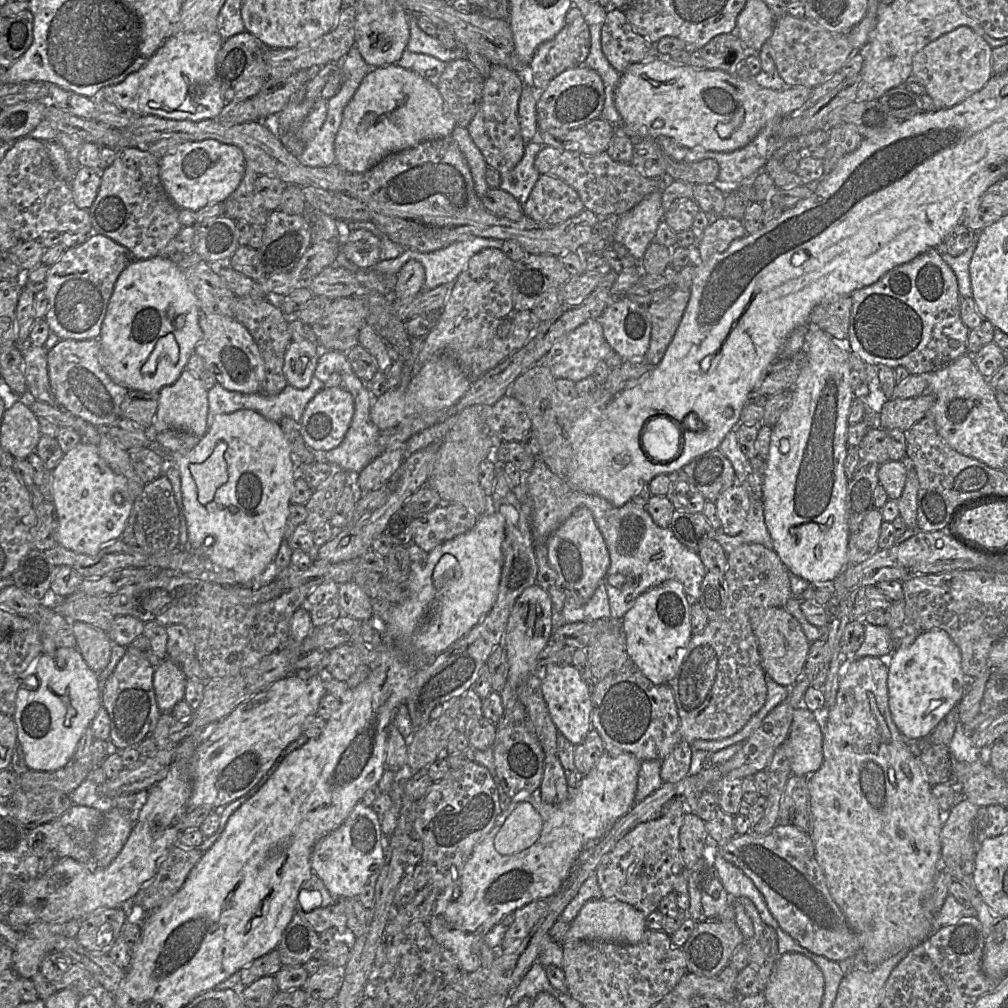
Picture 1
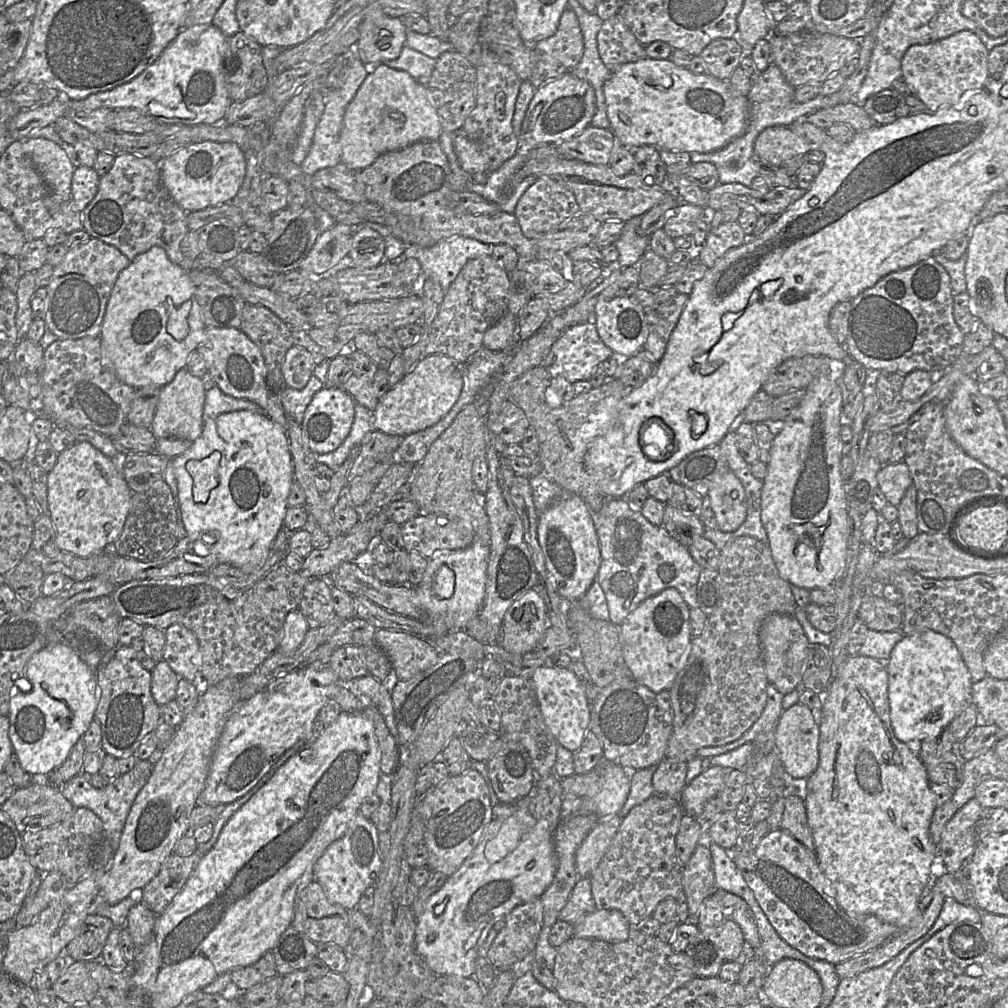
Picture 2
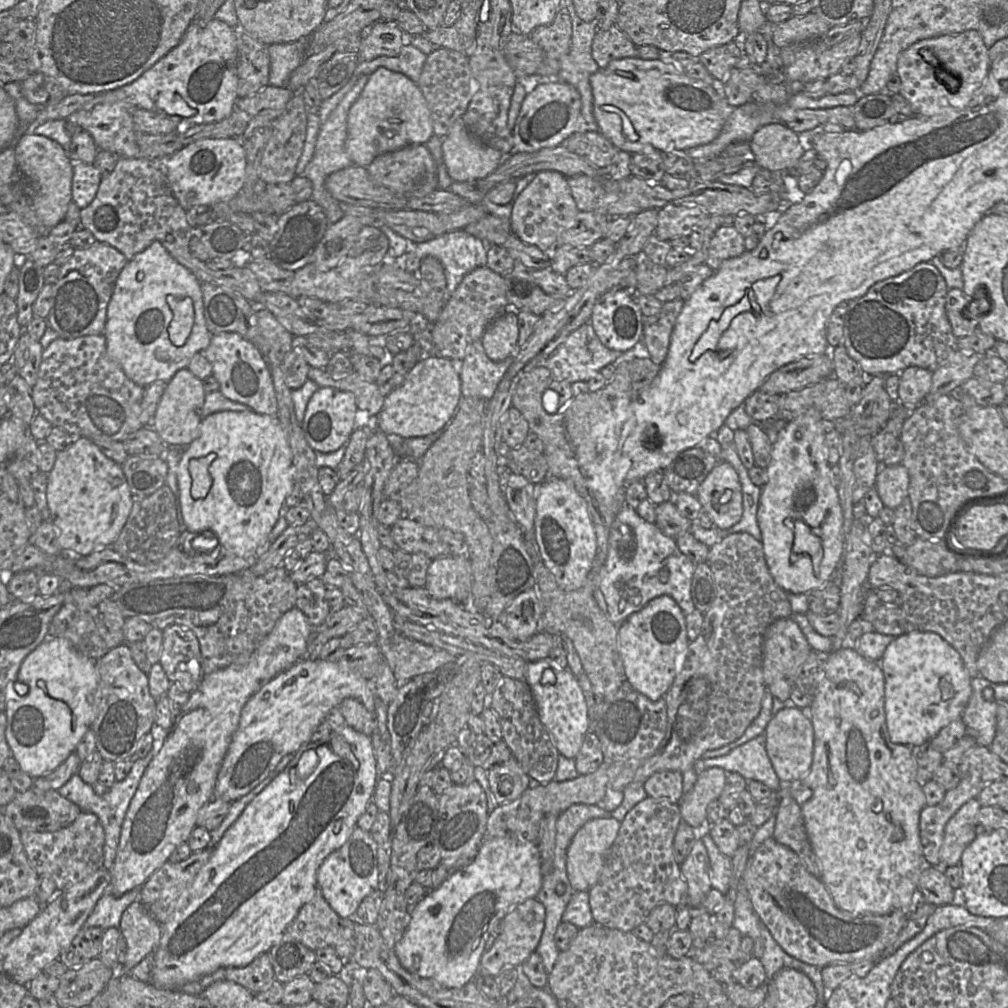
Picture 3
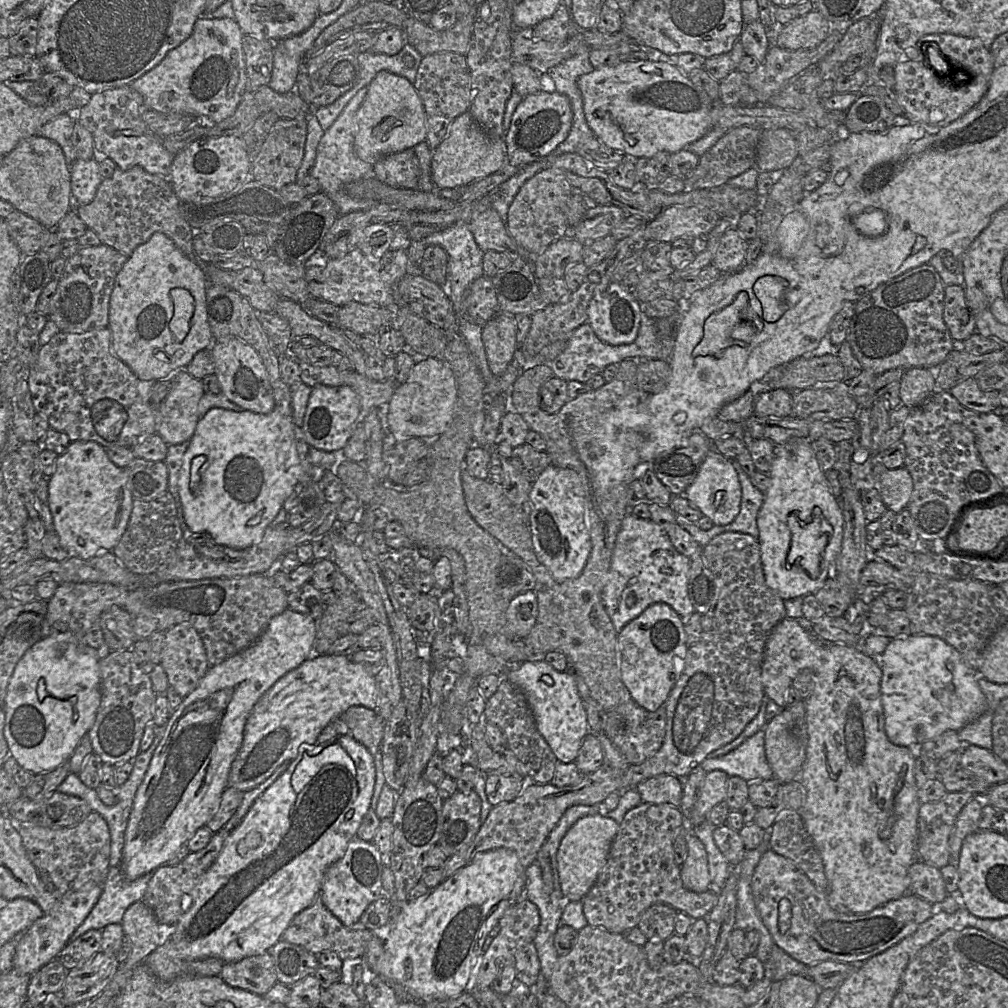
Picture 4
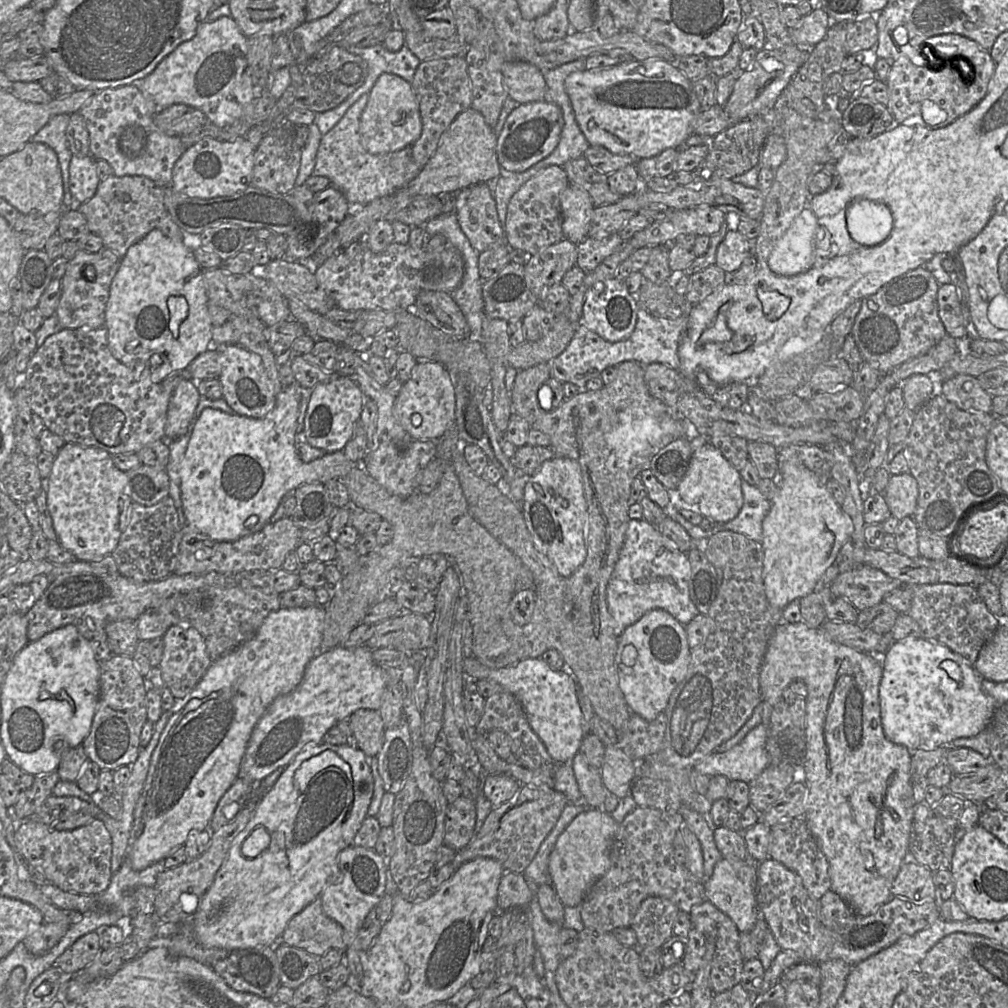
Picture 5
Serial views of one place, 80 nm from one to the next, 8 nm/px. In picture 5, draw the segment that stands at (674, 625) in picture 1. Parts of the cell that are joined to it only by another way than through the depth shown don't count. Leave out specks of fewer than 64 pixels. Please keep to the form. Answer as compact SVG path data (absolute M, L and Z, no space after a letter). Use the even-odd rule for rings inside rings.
M662 609L647 612L618 638L616 654L619 687L632 713L653 721L667 707L669 698L684 680L691 660L685 626Z

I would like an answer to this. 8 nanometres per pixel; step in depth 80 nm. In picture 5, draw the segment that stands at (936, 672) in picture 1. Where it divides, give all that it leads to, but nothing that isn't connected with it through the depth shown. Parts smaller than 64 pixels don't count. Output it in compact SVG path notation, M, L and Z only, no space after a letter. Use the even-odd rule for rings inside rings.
M923 637L894 641L881 656L883 667L879 687L881 720L885 737L905 746L910 752L934 750L949 745L957 738L974 737L987 729L998 706L981 686L981 678L973 665L948 646Z

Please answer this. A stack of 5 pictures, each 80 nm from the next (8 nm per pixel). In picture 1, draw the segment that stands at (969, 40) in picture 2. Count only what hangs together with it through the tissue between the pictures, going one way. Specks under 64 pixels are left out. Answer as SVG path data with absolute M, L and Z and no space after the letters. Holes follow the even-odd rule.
M960 26L927 44L915 54L912 75L917 77L936 106L950 108L982 89L992 77L992 48L972 29Z

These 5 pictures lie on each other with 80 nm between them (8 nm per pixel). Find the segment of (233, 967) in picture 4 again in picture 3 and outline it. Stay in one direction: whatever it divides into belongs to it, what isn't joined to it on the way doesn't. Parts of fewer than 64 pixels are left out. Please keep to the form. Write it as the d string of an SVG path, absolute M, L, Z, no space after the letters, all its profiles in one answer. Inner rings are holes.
M269 952L261 954L245 967L226 968L225 979L255 994L269 989L275 980Z

